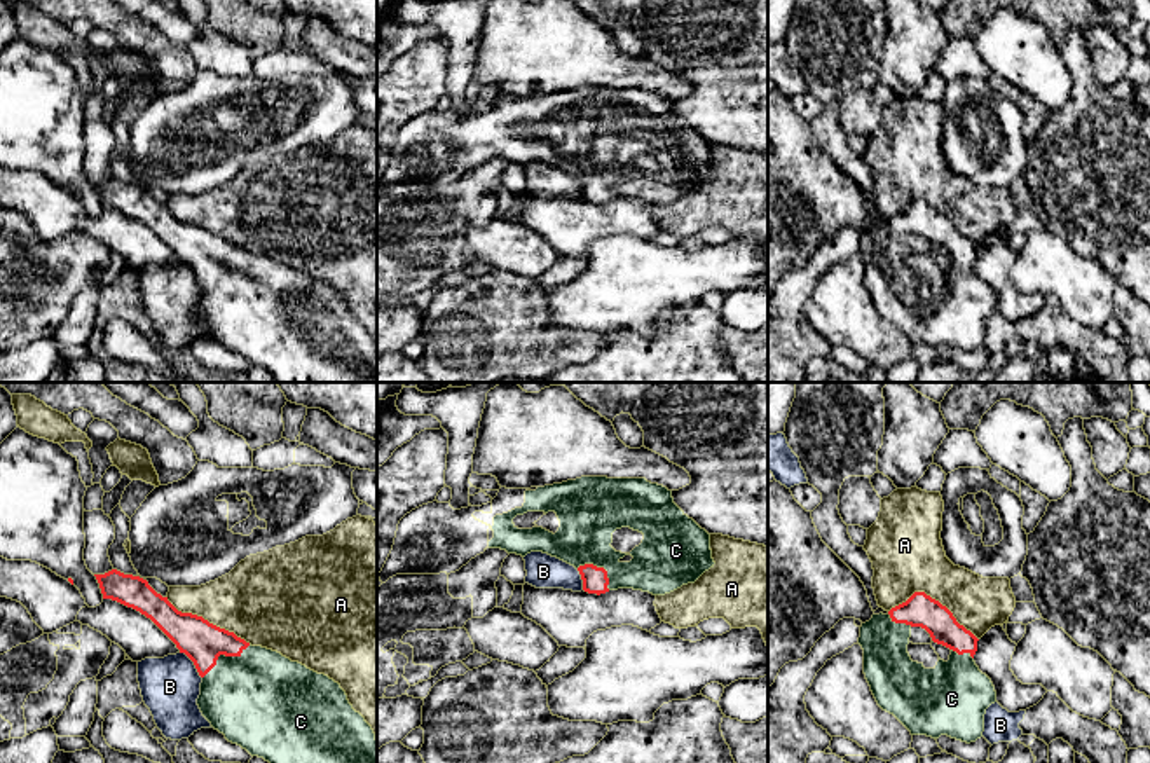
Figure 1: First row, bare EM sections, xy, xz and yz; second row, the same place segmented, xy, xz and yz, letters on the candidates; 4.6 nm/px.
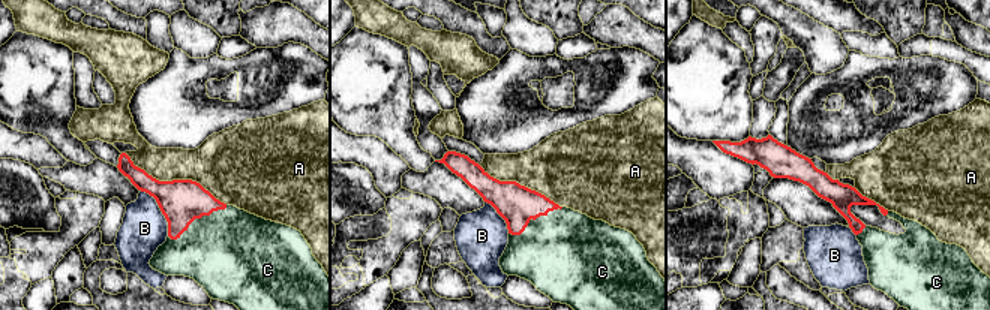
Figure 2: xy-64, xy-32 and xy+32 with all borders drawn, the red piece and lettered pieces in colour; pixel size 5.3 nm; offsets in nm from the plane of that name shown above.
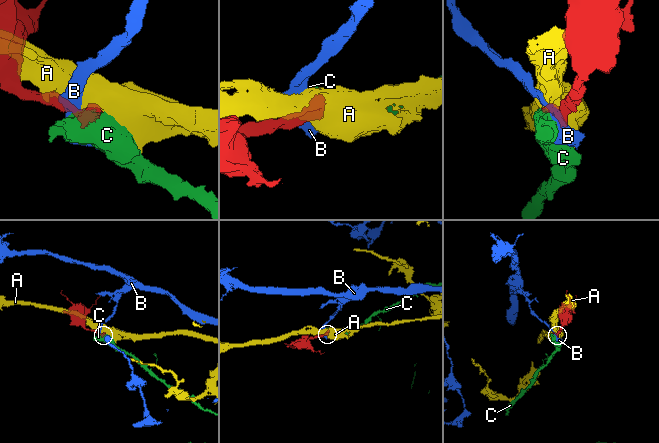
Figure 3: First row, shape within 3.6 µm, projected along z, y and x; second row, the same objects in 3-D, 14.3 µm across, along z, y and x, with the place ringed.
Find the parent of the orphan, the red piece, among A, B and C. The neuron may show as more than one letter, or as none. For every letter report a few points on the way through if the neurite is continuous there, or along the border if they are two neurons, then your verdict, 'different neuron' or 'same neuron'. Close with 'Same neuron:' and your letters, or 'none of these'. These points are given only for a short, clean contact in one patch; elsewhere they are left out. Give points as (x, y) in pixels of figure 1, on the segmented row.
A: different neuron
B: border along xy (180, 652), (192, 662), (201, 678); different neuron
C: same neuron
Same neuron: C

